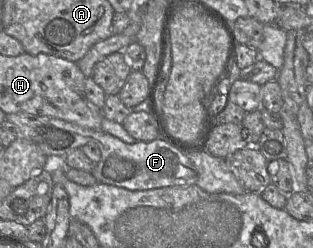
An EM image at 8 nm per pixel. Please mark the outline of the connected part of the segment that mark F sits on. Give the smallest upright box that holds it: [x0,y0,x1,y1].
[92,130,197,190]

